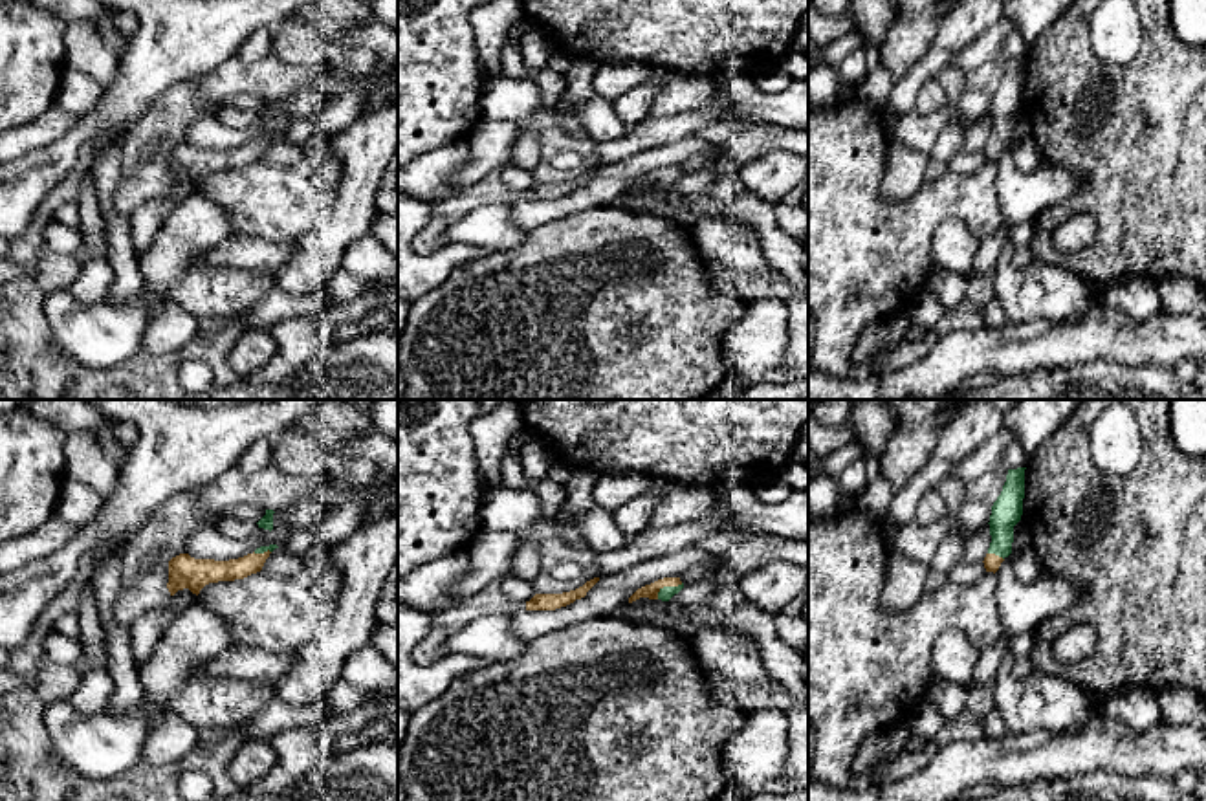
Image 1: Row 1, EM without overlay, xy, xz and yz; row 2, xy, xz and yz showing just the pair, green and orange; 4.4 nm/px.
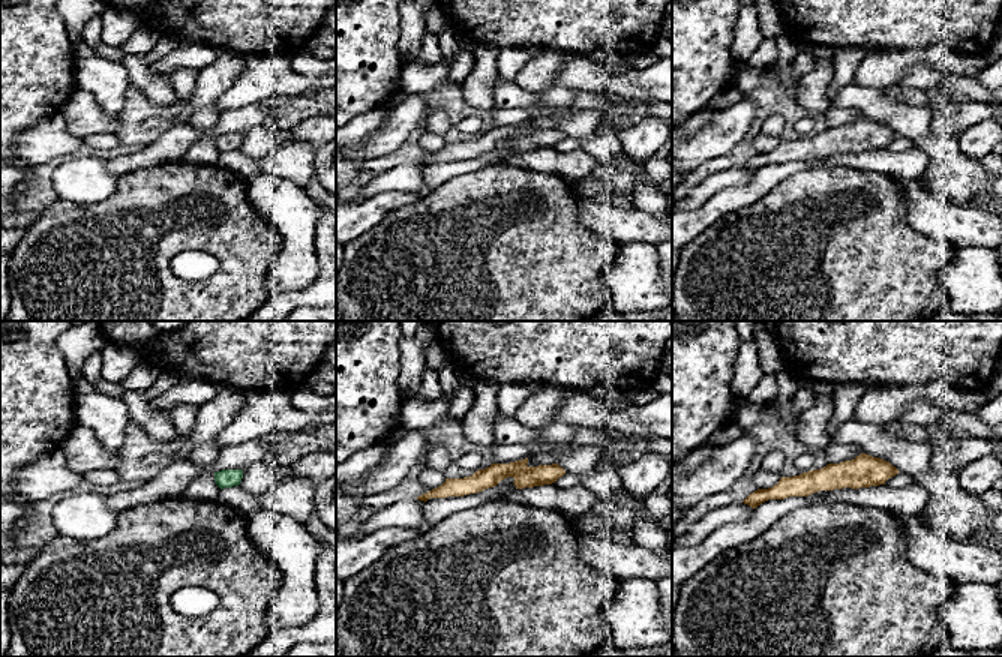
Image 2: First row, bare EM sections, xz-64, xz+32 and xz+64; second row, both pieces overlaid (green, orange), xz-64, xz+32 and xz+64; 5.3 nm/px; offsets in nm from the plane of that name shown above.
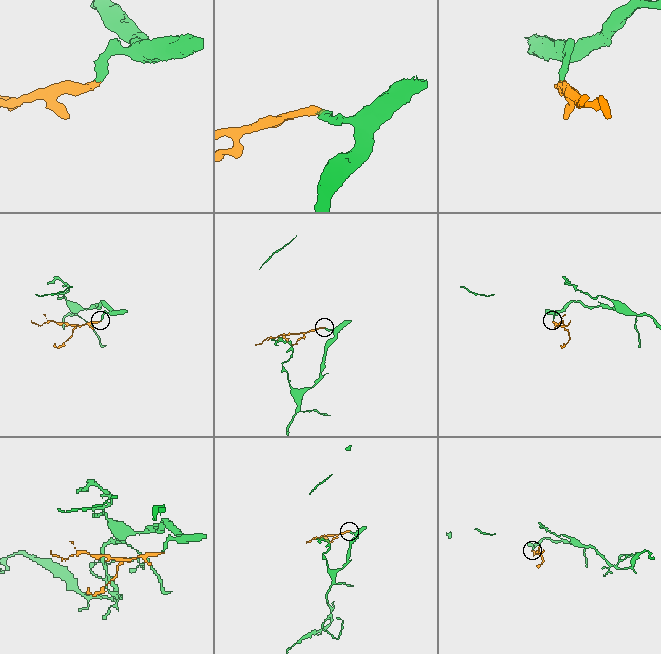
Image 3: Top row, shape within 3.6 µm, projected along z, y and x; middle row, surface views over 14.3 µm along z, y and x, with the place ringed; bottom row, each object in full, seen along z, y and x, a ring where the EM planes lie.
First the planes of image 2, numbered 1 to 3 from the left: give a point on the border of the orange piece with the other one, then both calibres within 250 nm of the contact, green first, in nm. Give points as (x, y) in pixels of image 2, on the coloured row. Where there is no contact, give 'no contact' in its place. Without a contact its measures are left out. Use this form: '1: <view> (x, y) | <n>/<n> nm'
1: no contact
2: no contact
3: no contact

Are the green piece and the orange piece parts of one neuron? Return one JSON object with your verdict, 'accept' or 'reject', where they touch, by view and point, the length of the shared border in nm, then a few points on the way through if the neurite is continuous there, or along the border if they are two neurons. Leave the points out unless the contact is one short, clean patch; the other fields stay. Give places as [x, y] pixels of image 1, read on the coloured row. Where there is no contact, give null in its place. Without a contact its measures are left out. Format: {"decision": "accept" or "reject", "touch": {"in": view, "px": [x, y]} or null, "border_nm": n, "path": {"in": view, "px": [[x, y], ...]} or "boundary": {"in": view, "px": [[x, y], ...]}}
{"decision": "accept", "touch": {"in": "xz", "px": [668, 587]}, "border_nm": 140}

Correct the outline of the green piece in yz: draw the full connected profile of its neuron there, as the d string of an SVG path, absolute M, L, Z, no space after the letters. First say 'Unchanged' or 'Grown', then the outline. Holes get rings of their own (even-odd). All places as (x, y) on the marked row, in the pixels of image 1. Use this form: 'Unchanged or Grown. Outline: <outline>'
Grown. Outline: M1008 469L1001 495L992 506L990 535L992 543L984 557L986 572L997 572L1001 563L1012 554L1014 526L1023 515L1025 469Z

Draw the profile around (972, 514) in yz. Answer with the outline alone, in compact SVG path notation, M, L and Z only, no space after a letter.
M966 495L955 517L966 528L982 528L990 522L992 506Z

